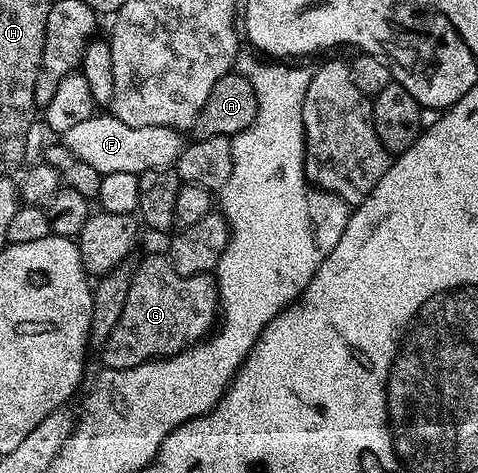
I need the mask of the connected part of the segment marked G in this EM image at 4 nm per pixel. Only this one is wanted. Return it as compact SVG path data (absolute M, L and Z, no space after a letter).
M169 257L146 258L137 263L132 288L128 288L128 300L124 300L124 312L120 312L120 320L116 320L112 336L108 336L106 345L101 347L100 354L106 361L103 363L112 370L127 370L155 358L170 358L181 350L197 346L215 329L219 318L218 284L210 274L181 274L176 272Z

